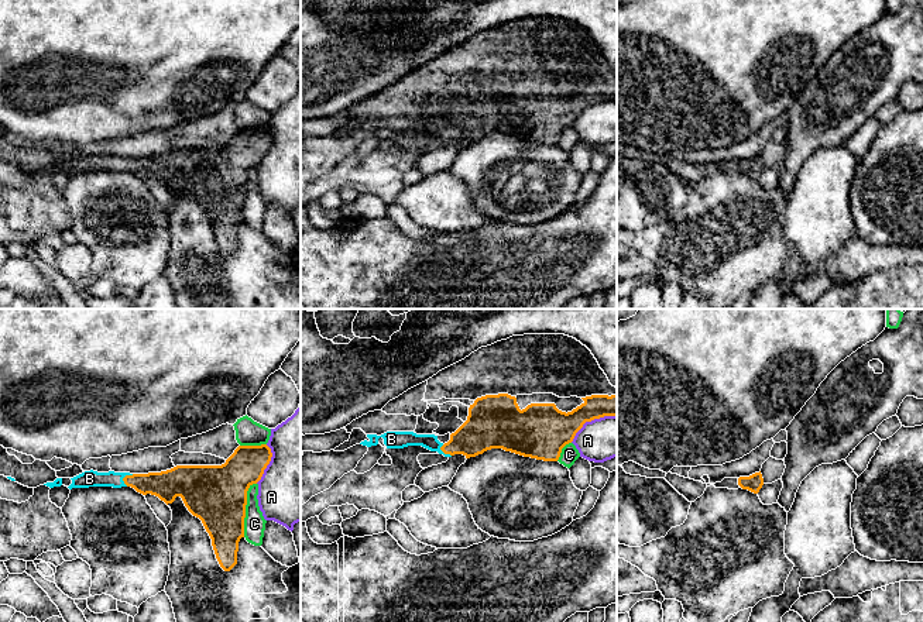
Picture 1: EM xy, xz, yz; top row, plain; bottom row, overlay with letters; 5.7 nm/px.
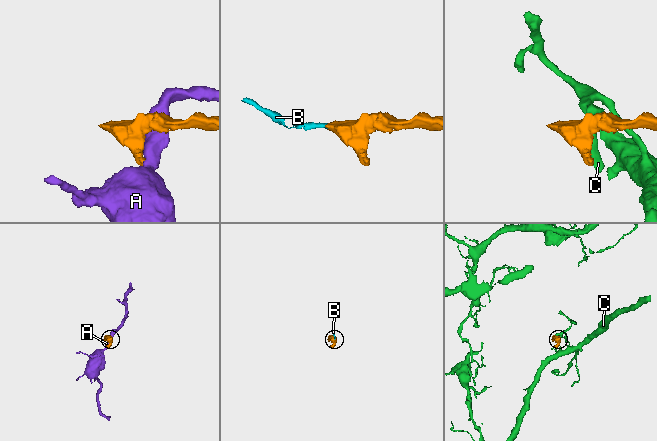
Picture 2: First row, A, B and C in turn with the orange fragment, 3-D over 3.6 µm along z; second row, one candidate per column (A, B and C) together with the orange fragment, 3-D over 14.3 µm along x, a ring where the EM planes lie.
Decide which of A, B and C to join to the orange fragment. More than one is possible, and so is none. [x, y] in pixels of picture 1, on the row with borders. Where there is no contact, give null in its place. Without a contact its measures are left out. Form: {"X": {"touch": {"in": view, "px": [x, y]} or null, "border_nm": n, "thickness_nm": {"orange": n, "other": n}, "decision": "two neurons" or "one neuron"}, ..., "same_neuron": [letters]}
{"A": {"touch": {"in": "xz", "px": [590, 421]}, "border_nm": 300, "thickness_nm": {"orange": 260, "other": 240}, "decision": "two neurons"}, "B": {"touch": {"in": "xy", "px": [124, 477]}, "border_nm": 80, "thickness_nm": {"orange": 170, "other": 100}, "decision": "one neuron"}, "C": {"touch": {"in": "xy", "px": [244, 509]}, "border_nm": 320, "thickness_nm": {"orange": 340, "other": 130}, "decision": "two neurons"}, "same_neuron": ["B"]}

